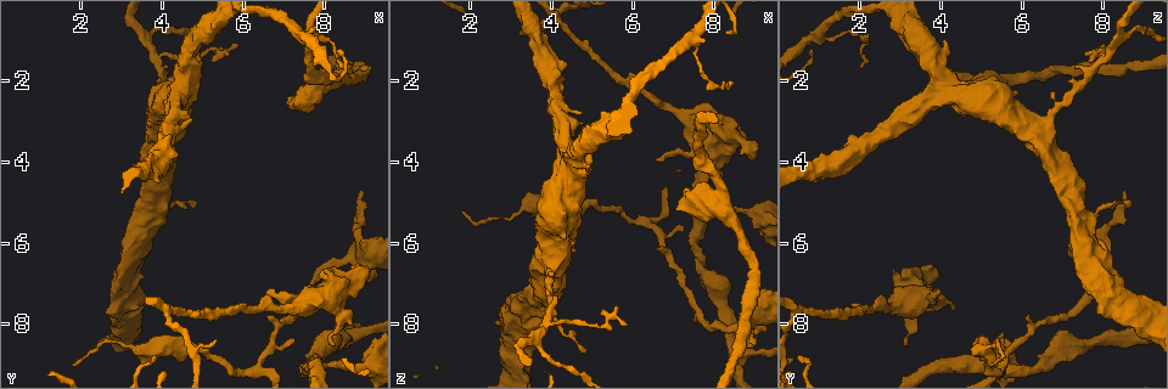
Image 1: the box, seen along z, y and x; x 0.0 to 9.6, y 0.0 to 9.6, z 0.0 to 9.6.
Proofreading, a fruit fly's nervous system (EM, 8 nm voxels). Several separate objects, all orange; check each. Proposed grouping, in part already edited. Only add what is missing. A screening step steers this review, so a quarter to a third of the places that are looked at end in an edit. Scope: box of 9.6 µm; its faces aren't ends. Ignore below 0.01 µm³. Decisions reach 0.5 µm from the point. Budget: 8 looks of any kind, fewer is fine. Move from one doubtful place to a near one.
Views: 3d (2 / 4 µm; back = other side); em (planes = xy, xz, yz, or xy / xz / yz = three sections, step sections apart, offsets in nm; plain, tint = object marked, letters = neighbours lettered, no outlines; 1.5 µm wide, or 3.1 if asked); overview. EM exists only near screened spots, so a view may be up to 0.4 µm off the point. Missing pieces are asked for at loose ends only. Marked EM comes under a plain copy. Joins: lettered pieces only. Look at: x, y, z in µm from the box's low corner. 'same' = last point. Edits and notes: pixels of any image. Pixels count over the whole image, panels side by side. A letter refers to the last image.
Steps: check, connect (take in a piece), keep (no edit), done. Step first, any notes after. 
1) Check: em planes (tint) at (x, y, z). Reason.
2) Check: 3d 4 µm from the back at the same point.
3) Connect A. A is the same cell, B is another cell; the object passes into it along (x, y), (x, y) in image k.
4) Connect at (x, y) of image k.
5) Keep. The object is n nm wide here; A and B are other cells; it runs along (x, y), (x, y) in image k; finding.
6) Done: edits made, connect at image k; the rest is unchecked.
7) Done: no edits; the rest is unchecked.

Check: em planes (letters) at (6.50, 7.25, 4.00). Free end.

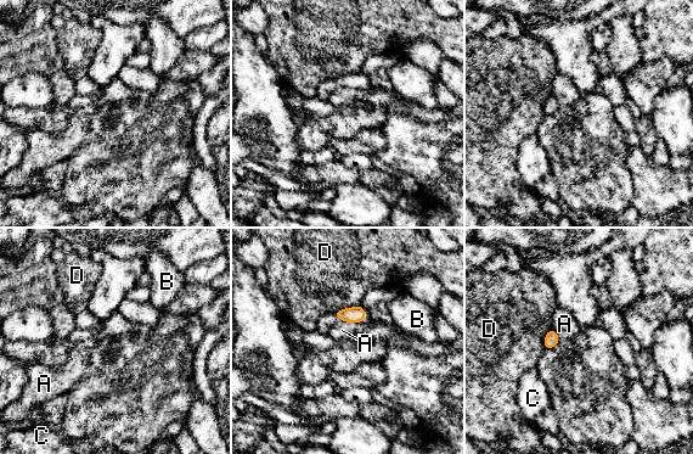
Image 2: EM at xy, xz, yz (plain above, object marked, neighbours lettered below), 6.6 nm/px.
Keep. A, B, C and D are other cells; a border runs along (362, 304), (361, 321), (338, 320) in image 2; no lettered piece goes on from it.

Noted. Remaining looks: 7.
Check: em xz step 8 (letters) at (9.00, 4.75, 8.55). Tapers out.

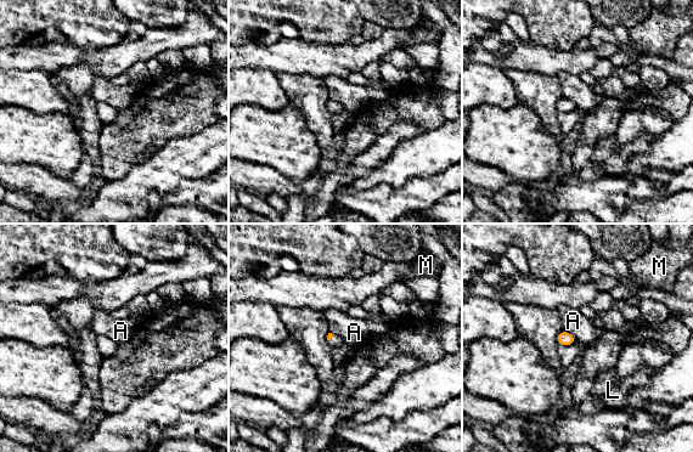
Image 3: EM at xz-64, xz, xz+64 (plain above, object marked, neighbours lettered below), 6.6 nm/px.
Check: em planes (letters) at the same point. Another direction.

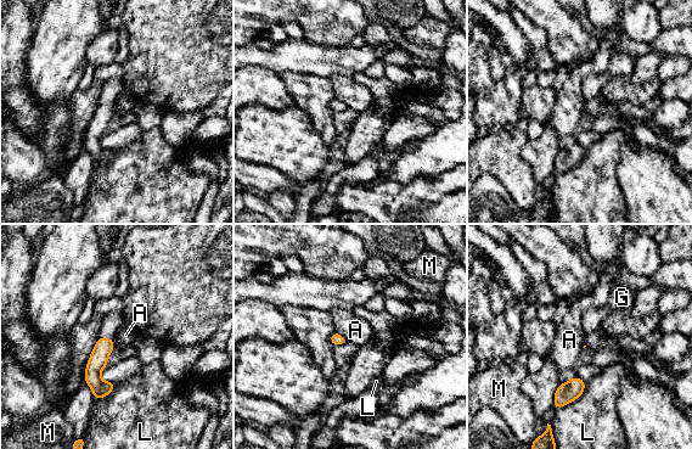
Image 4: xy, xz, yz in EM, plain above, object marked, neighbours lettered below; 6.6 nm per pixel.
Connect G. The longest contact is with L, 260 nm; G is the same cell, A, L and M are other cells; the cell continues.

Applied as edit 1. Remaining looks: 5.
Check: overview.

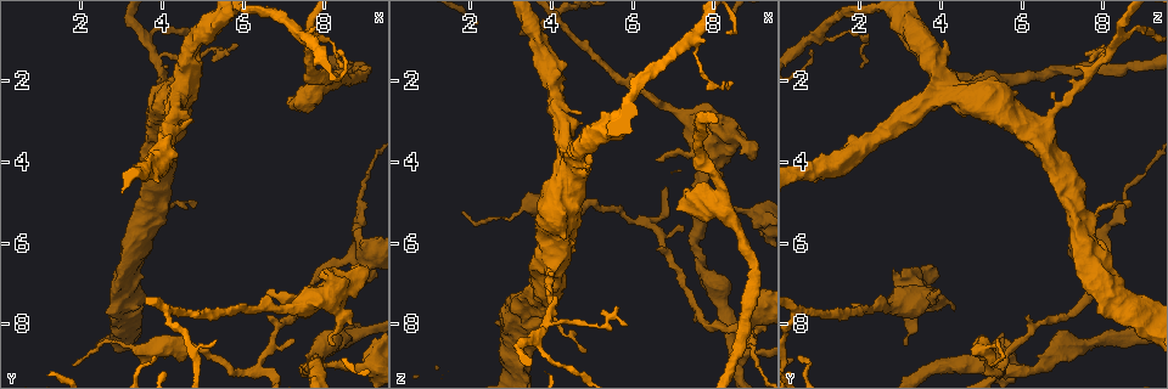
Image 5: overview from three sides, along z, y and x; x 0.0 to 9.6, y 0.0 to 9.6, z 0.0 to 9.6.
Check: em planes (letters) at (7.25, 8.40, 5.65). Tapers out.

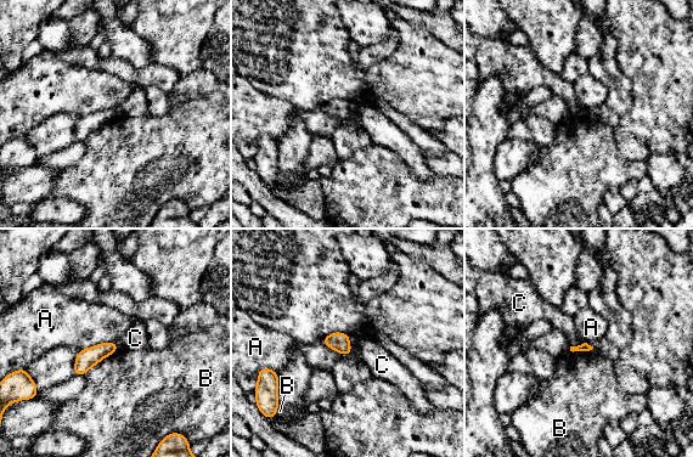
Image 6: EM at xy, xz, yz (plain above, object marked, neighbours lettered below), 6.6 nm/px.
Keep. A, B and C are other cells; none of them fits.

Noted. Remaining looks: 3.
Done: edits made, connect at image 4; the rest is unchecked.

